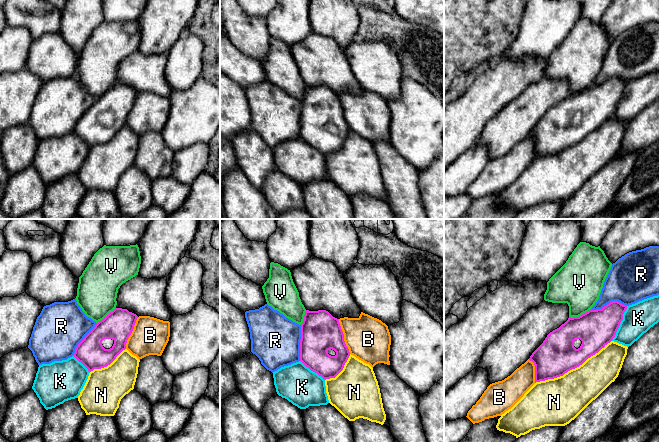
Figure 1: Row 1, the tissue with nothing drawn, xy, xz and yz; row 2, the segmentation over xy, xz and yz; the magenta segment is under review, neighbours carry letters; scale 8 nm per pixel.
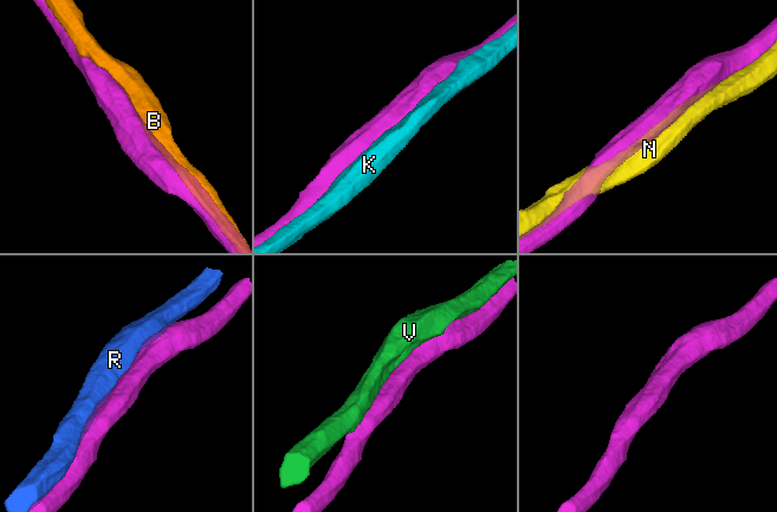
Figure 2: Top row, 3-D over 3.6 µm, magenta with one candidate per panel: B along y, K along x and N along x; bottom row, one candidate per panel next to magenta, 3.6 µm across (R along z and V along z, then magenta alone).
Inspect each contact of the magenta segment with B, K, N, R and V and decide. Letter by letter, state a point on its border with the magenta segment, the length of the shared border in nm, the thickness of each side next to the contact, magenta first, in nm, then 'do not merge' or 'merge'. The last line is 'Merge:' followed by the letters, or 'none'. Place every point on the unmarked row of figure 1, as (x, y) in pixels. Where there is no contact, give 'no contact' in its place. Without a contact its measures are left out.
B: contact xz (343, 112); length 300 nm; calibres 320 and 360 nm; do not merge
K: contact yz (620, 98); length 300 nm; calibres 300 and 240 nm; do not merge
N: contact yz (573, 144); length 700 nm; calibres 300 and 340 nm; do not merge
R: contact xz (300, 119); length 280 nm; calibres 320 and 400 nm; do not merge
V: contact yz (579, 92); length 190 nm; calibres 300 and 360 nm; do not merge
Merge: none

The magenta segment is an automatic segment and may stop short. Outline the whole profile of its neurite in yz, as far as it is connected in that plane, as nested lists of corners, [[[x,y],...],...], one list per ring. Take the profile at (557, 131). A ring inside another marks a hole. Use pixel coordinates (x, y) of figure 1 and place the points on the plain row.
[[[612,77],[602,85],[589,86],[579,93],[569,93],[559,104],[550,108],[529,136],[535,141],[535,159],[563,152],[598,129],[616,111],[627,82]]]

